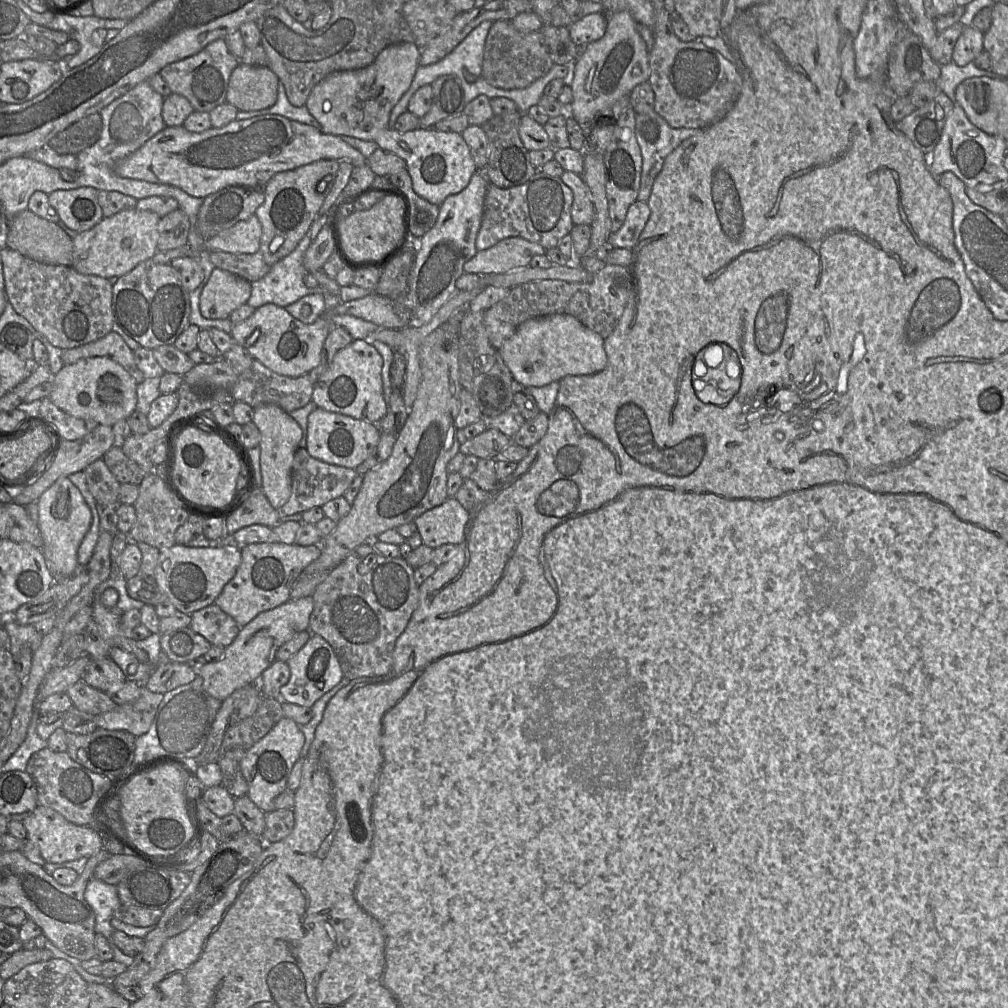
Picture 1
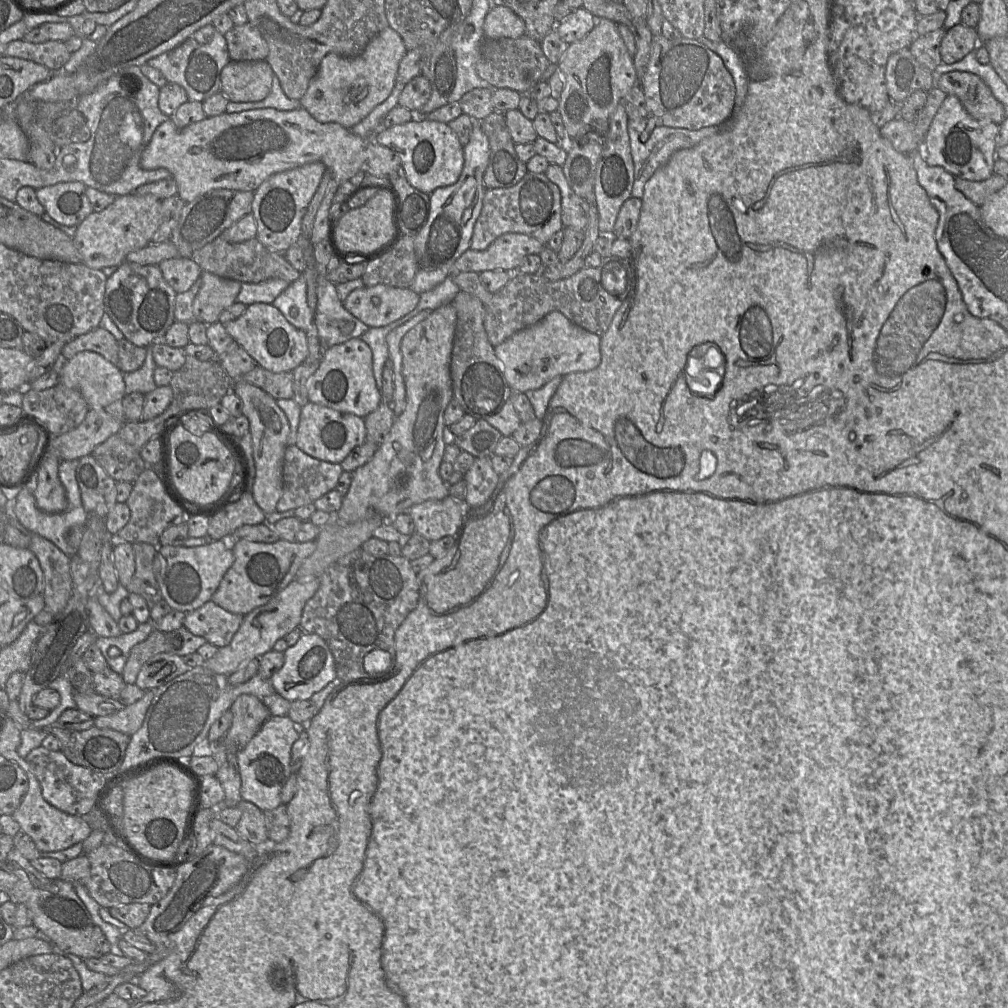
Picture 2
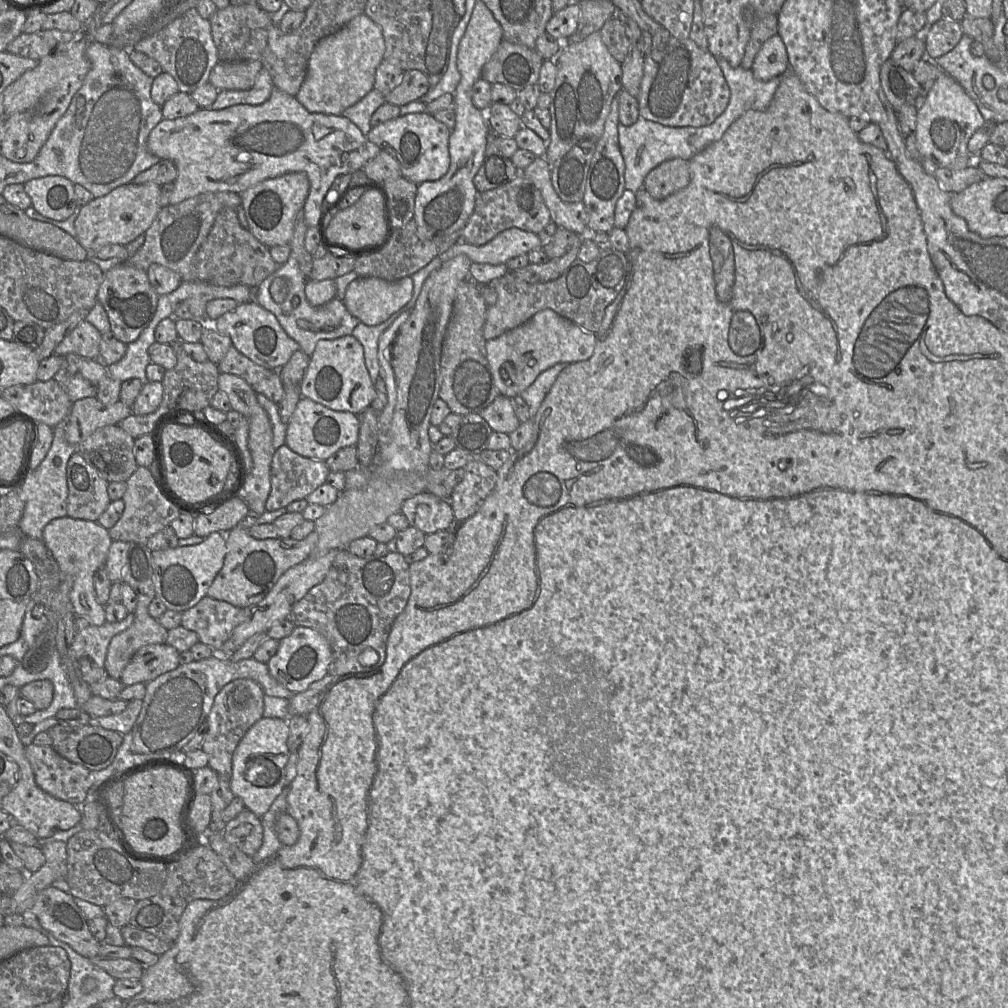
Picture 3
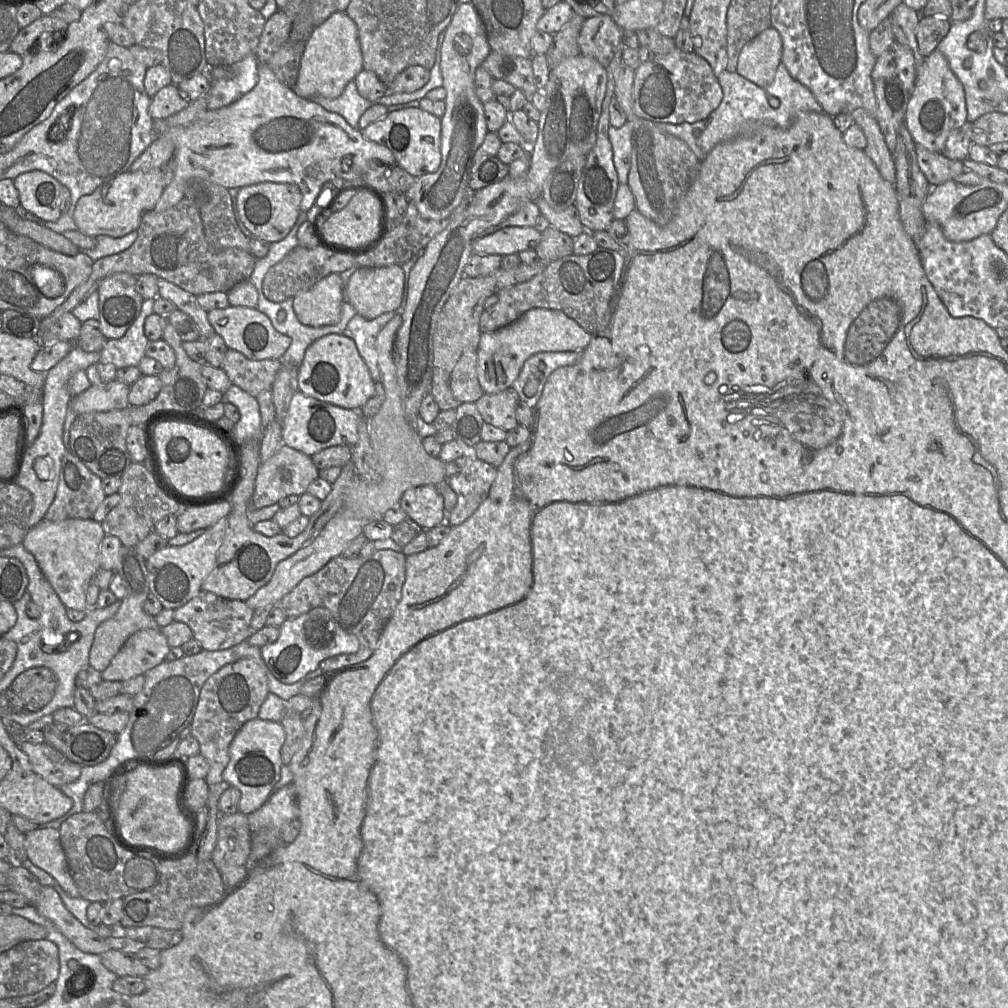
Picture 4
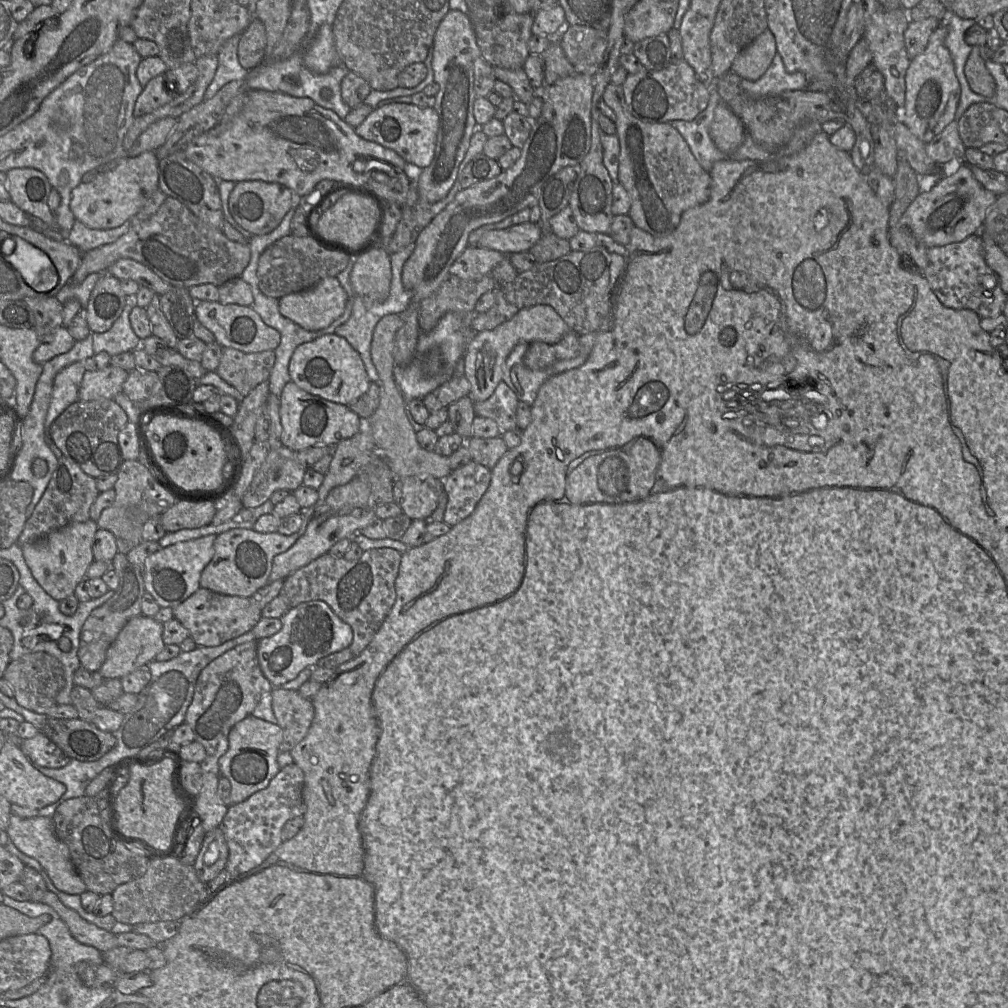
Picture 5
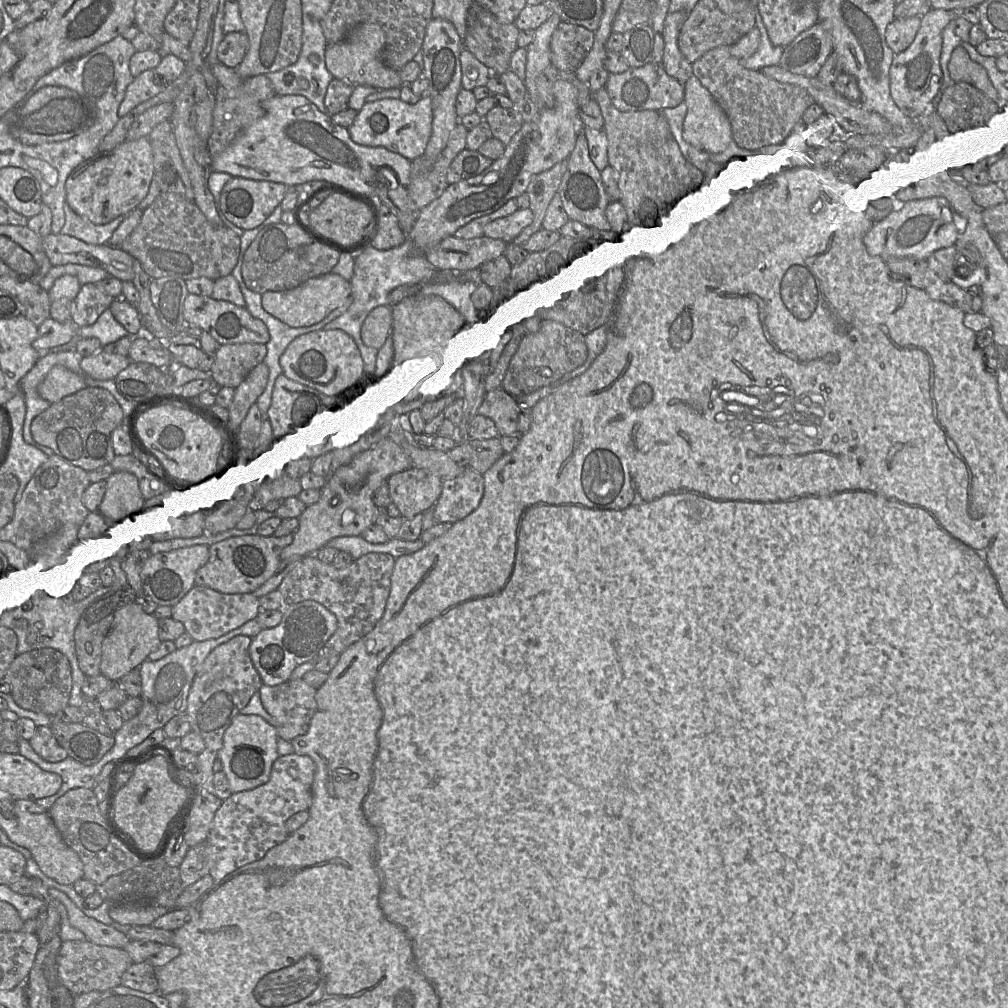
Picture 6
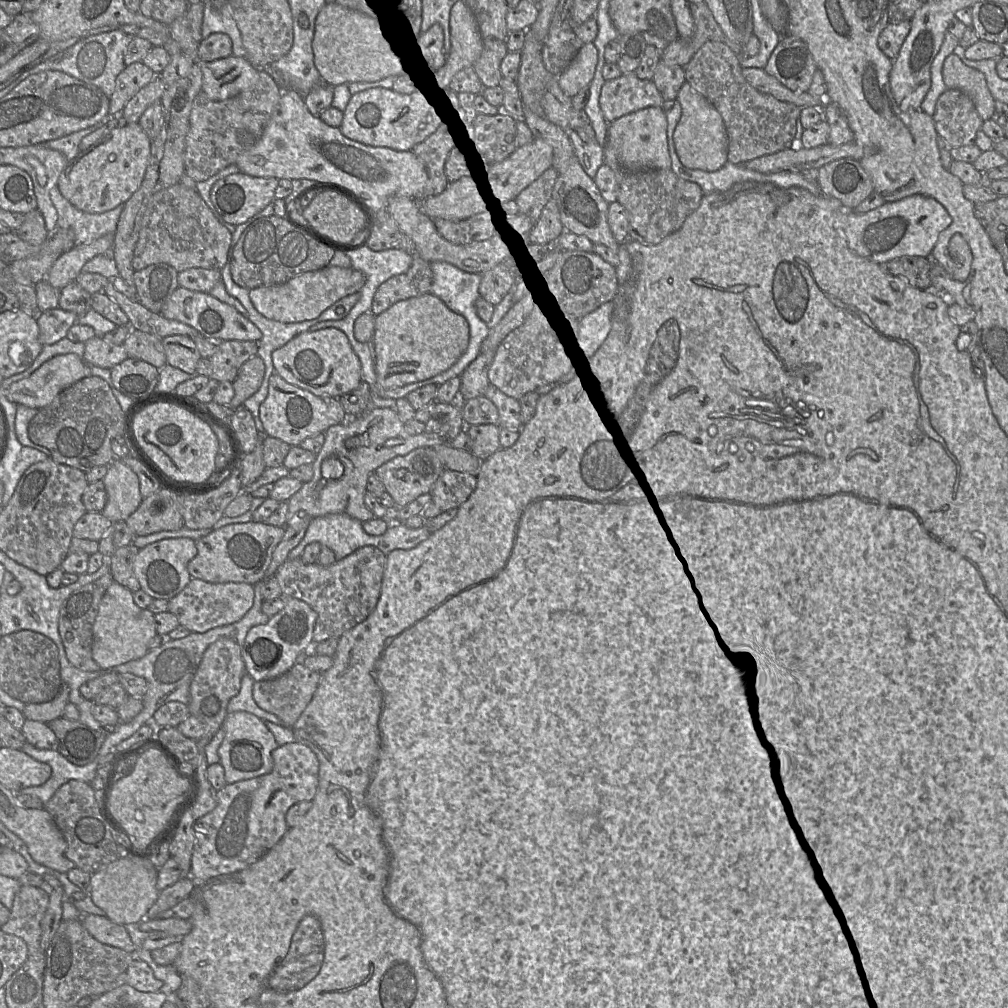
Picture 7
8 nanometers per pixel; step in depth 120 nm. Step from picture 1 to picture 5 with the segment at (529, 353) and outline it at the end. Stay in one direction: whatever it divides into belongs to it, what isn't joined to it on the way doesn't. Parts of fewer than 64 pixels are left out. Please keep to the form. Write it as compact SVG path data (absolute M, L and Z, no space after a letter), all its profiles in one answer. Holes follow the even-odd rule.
M534 305L517 312L511 319L492 330L475 333L468 343L464 355L464 375L470 383L468 397L473 402L488 399L503 379L505 362L519 343L545 342L555 344L571 329L561 316L548 305Z

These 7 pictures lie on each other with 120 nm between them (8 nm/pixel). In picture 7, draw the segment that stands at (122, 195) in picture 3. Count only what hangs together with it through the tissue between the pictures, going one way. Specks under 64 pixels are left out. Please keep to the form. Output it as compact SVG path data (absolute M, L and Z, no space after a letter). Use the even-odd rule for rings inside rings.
M138 123L119 126L69 160L56 187L73 206L87 213L103 213L123 205L143 181L150 159L150 144L150 138Z

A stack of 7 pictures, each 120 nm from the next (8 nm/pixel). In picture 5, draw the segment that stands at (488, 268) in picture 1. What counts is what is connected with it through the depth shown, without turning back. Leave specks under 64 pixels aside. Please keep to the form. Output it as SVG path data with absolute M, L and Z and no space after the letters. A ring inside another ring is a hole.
M529 221L486 232L480 238L478 247L496 250L510 256L517 252L528 252L541 237L540 226Z

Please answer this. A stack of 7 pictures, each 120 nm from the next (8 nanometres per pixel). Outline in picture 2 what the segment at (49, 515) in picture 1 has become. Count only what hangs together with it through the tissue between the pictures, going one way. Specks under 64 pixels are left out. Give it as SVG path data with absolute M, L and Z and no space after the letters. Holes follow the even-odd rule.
M49 448L36 476L36 506L46 513L60 513L68 506L65 489L58 475L59 463L59 458Z

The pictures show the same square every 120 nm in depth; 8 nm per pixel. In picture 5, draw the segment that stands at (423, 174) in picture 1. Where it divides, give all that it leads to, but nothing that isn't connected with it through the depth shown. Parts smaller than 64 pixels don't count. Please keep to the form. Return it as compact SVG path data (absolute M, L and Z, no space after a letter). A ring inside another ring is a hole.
M331 24L319 28L304 52L303 62L307 69L316 74L328 73L330 69L342 64ZM390 103L374 108L354 130L366 140L394 150L407 162L410 168L419 170L428 167L434 159L438 124L438 114L434 107Z

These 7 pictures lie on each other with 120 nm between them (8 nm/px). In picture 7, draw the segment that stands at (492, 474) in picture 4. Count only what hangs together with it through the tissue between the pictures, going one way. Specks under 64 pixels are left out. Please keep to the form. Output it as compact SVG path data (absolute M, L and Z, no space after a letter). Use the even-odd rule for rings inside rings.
M444 469L431 489L429 504L420 515L431 519L448 510L458 509L476 485L475 474Z

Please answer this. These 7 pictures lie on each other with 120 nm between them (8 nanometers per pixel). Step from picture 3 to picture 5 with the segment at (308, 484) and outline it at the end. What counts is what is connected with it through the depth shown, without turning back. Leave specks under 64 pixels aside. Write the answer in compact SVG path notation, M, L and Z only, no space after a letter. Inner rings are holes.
M283 445L270 449L241 498L243 507L256 508L268 501L278 490L294 492L303 485L306 469L299 463L296 451Z

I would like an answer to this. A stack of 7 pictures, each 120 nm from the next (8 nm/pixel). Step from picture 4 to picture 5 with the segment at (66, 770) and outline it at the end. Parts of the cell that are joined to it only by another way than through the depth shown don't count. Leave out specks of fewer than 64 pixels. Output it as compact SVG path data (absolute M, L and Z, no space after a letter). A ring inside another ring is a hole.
M42 731L24 739L21 749L34 765L46 768L61 768L71 759Z

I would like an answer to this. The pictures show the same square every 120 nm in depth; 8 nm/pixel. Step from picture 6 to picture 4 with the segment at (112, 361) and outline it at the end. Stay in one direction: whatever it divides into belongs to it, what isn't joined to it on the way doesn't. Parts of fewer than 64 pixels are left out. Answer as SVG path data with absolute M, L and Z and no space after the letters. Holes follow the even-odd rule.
M117 379L106 385L92 384L88 389L71 398L71 409L76 415L124 410L129 406L129 387Z

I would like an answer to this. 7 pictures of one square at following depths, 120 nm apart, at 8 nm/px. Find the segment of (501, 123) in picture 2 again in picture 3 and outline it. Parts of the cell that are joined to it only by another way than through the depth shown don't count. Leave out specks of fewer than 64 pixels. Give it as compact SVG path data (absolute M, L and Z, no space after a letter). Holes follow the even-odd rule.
M489 131L483 163L474 177L476 189L481 193L512 181L520 170L497 147L495 131Z

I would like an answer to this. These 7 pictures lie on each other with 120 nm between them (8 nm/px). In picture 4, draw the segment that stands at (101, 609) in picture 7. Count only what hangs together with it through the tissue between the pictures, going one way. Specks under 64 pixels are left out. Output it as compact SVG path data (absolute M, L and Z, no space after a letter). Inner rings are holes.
M161 629L140 630L131 635L108 667L101 672L104 681L132 679L166 660L170 647Z

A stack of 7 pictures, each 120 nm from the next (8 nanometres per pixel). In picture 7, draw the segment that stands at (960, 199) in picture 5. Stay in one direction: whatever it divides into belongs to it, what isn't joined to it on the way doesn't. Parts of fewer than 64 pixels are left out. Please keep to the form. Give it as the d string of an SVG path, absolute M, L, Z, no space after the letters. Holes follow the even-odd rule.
M915 194L898 201L885 202L866 213L854 210L837 212L834 226L844 235L849 248L856 254L885 264L902 256L930 257L939 234L951 223L952 217L941 203L932 197Z

